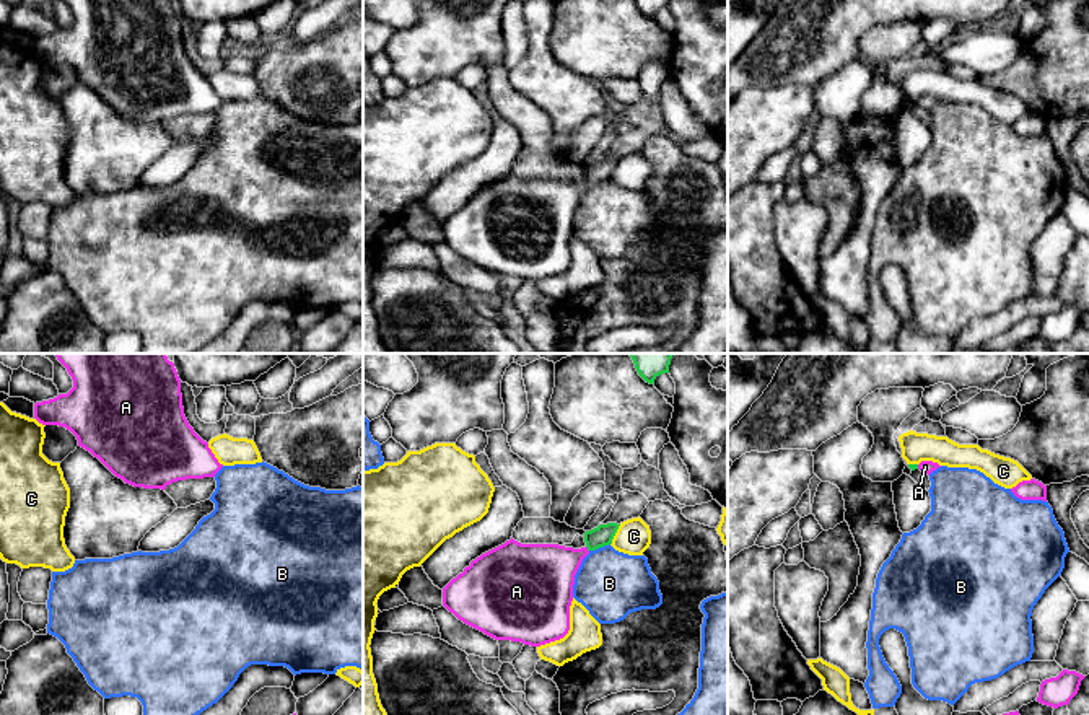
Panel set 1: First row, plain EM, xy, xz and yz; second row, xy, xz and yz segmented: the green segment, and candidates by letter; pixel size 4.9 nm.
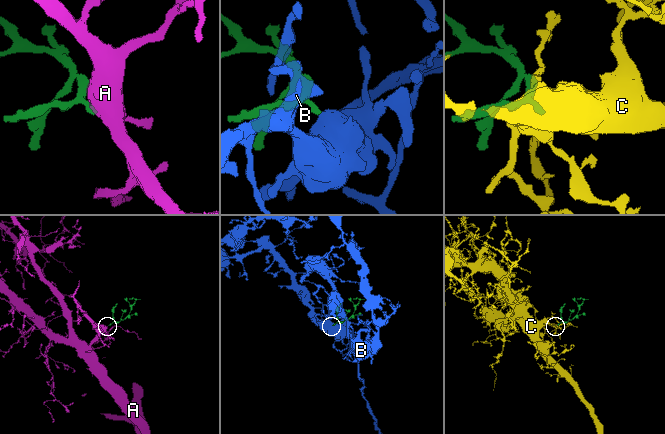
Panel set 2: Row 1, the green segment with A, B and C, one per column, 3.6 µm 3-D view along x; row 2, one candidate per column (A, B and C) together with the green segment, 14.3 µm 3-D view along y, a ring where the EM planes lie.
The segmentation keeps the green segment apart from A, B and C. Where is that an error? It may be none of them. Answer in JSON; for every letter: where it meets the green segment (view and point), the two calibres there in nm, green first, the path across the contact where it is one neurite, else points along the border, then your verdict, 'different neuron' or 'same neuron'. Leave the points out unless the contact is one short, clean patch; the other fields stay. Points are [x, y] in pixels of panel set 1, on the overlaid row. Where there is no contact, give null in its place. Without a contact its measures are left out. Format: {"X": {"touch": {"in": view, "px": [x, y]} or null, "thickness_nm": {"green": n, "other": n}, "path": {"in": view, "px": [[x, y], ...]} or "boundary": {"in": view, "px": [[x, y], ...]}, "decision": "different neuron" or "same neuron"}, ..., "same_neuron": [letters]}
{"A": {"touch": {"in": "xz", "px": [588, 549]}, "thickness_nm": {"green": 100, "other": 300}, "path": {"in": "xz", "px": [[603, 535], [588, 549], [544, 574]]}, "decision": "same neuron"}, "B": {"touch": {"in": "xz", "px": [599, 546]}, "thickness_nm": {"green": 100, "other": 340}, "boundary": {"in": "xz", "px": [[609, 543], [590, 551]]}, "decision": "different neuron"}, "C": {"touch": {"in": "xz", "px": [614, 535]}, "thickness_nm": {"green": 100, "other": 170}, "boundary": {"in": "xz", "px": [[621, 525], [611, 544]]}, "decision": "different neuron"}, "same_neuron": ["A"]}

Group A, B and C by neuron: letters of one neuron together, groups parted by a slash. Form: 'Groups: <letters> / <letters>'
Groups: A / B / C

